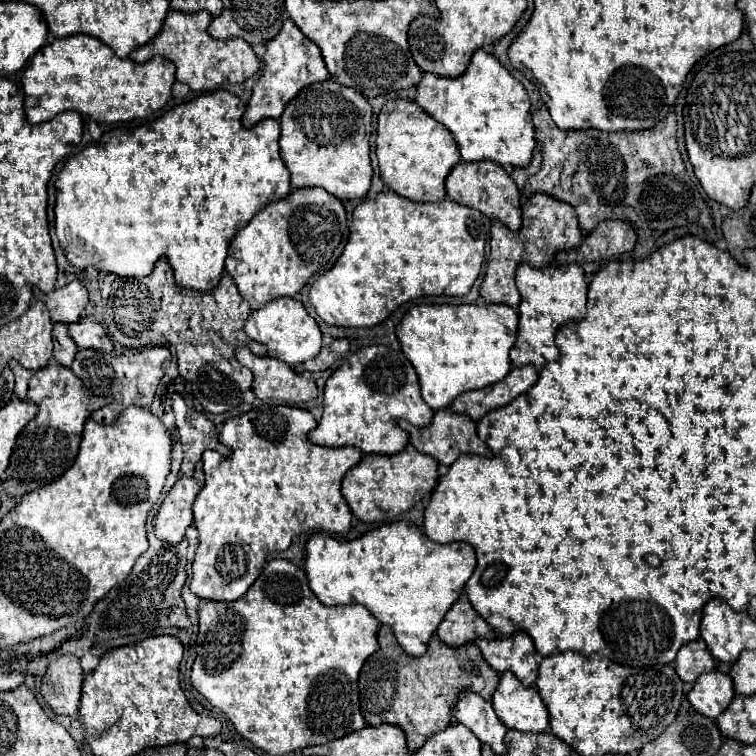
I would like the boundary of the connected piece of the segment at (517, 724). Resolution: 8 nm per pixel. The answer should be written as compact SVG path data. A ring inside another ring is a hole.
M512 673L500 675L492 707L508 729L530 733L542 733L548 729L548 709L540 693L524 687Z

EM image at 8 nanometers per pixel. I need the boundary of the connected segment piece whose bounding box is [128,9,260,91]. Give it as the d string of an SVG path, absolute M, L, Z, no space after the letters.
M168 11L168 17L164 21L162 31L144 47L128 55L136 63L146 63L148 59L160 55L164 59L170 59L176 65L176 79L186 83L194 91L214 91L222 87L224 83L244 83L248 77L252 77L260 69L260 59L254 55L252 47L240 39L212 39L208 35L208 25L212 17L208 13L176 13Z

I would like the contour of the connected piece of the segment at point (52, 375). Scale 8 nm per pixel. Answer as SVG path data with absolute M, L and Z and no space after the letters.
M12 361L10 369L14 373L15 395L20 399L36 403L40 409L36 419L32 419L18 435L10 459L10 467L6 471L4 489L12 499L20 499L32 489L44 487L56 481L58 477L62 477L66 469L74 463L82 441L82 429L92 409L82 381L72 373L70 367L50 363L44 369L32 371L32 369L24 369L18 361Z

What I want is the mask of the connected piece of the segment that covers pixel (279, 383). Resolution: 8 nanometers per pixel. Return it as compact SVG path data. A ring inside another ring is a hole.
M236 349L240 365L254 373L252 391L258 399L274 399L282 403L300 403L316 399L316 385L310 373L294 373L290 365L274 357L256 357L248 349Z

